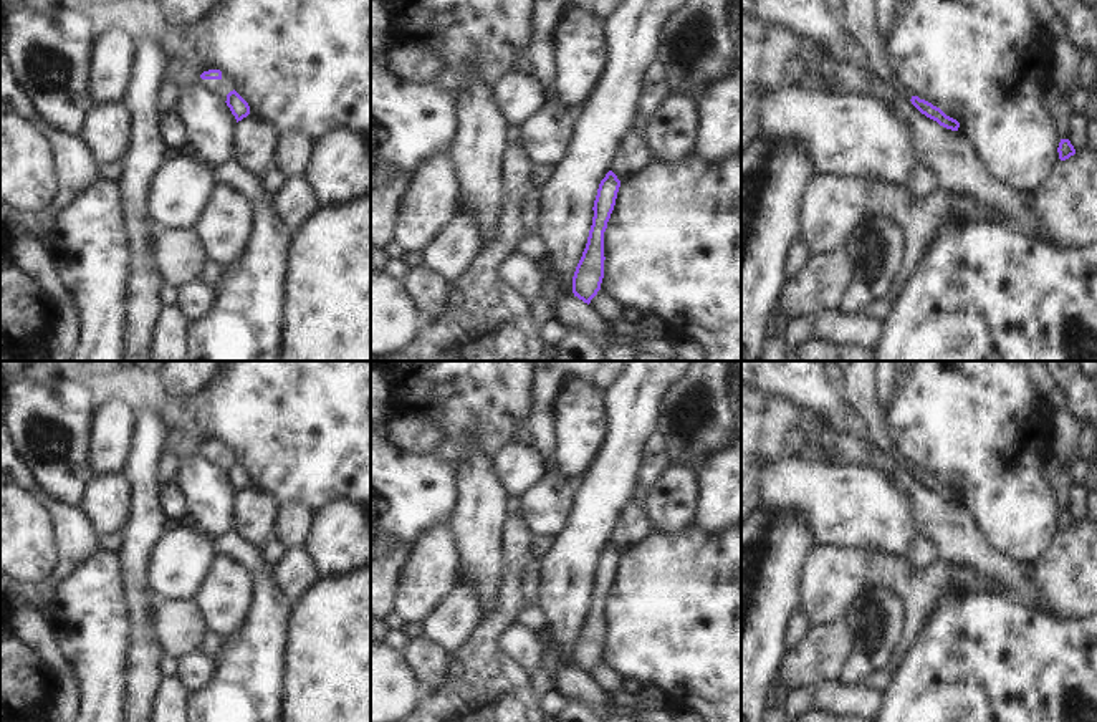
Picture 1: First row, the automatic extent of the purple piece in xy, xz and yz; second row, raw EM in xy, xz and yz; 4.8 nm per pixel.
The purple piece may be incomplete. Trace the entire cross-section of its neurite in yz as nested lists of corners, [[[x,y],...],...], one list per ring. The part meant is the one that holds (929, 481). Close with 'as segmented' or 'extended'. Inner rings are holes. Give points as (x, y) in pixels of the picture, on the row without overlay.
[[[852,361],[844,371],[841,384],[844,394],[850,397],[852,402],[864,404],[864,421],[872,434],[879,449],[892,455],[905,470],[927,489],[937,492],[940,497],[958,502],[960,493],[946,487],[940,479],[932,474],[913,467],[908,459],[892,444],[880,417],[879,397],[875,394],[875,366],[879,361]]]; extended

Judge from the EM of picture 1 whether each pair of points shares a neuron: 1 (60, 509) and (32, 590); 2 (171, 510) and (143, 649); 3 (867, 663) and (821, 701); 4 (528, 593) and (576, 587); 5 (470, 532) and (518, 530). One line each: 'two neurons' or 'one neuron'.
1: one neuron
2: two neurons
3: two neurons
4: two neurons
5: two neurons

